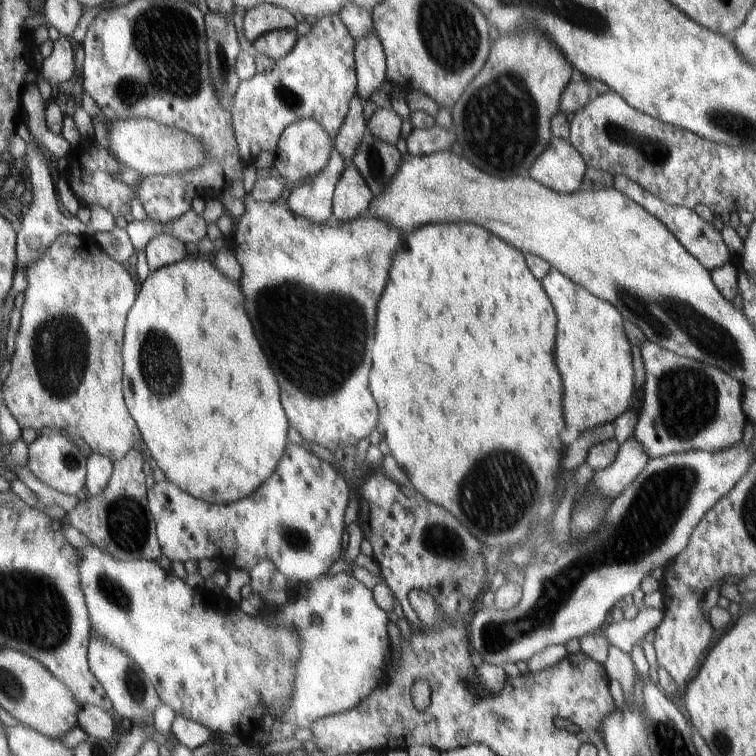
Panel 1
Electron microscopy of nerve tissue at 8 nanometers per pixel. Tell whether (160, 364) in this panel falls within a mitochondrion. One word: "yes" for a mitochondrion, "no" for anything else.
yes

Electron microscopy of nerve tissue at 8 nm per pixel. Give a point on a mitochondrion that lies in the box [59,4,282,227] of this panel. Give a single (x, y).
(168, 43)

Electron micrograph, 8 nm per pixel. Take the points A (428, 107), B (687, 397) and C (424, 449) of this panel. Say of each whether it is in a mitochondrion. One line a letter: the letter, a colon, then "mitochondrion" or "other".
A: other
B: mitochondrion
C: other

